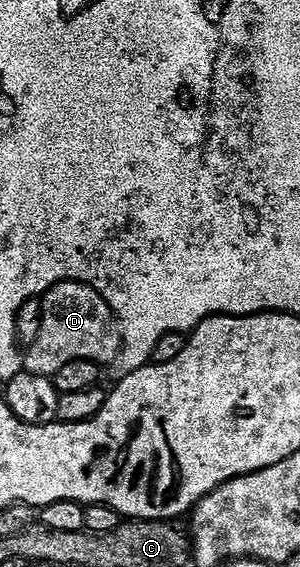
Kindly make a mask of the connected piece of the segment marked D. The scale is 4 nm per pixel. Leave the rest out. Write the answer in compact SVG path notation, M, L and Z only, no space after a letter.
M63 281L43 294L38 339L27 346L25 353L28 354L25 357L23 354L22 365L27 372L51 378L55 378L66 363L78 359L115 362L120 356L120 322L94 287L81 281Z

